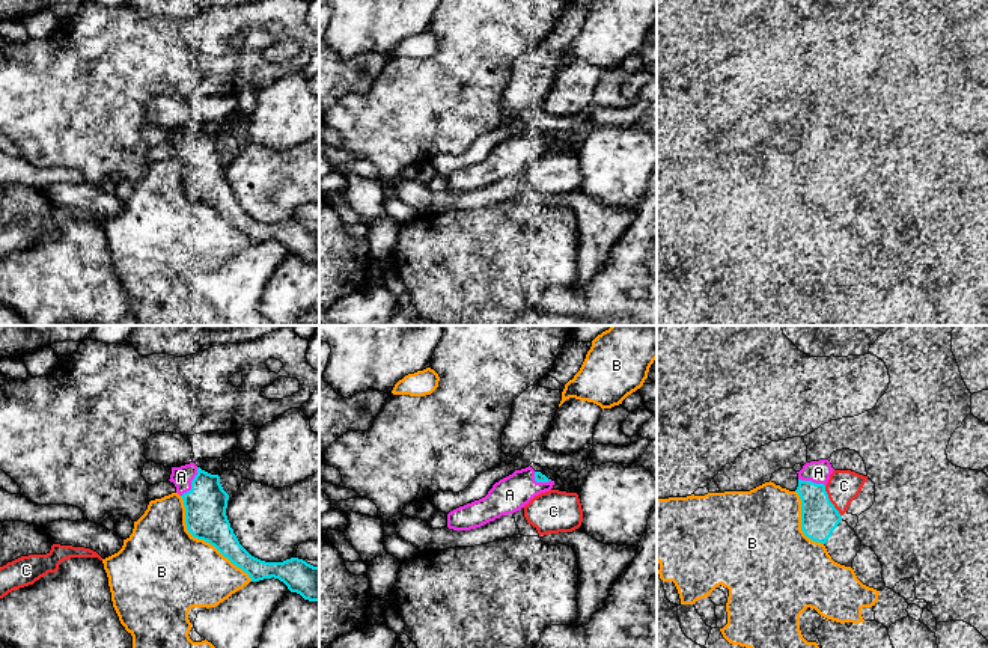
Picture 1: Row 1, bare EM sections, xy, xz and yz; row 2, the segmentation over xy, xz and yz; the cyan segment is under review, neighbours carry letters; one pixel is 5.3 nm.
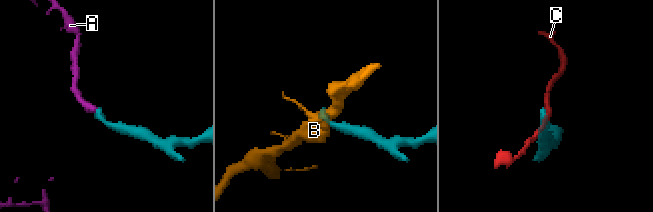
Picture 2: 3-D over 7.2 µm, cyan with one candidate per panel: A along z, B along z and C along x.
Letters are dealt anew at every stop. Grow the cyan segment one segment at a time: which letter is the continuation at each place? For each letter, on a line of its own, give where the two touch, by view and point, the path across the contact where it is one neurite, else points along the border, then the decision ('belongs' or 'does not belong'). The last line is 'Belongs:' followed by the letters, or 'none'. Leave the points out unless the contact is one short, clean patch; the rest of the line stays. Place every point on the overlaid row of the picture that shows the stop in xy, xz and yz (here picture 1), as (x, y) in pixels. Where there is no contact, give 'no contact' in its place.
A: meets cyan in xy at (192, 482); belongs
B: meets cyan in xy at (204, 540); does not belong
C: meets cyan in yz at (829, 501); does not belong
Belongs: A

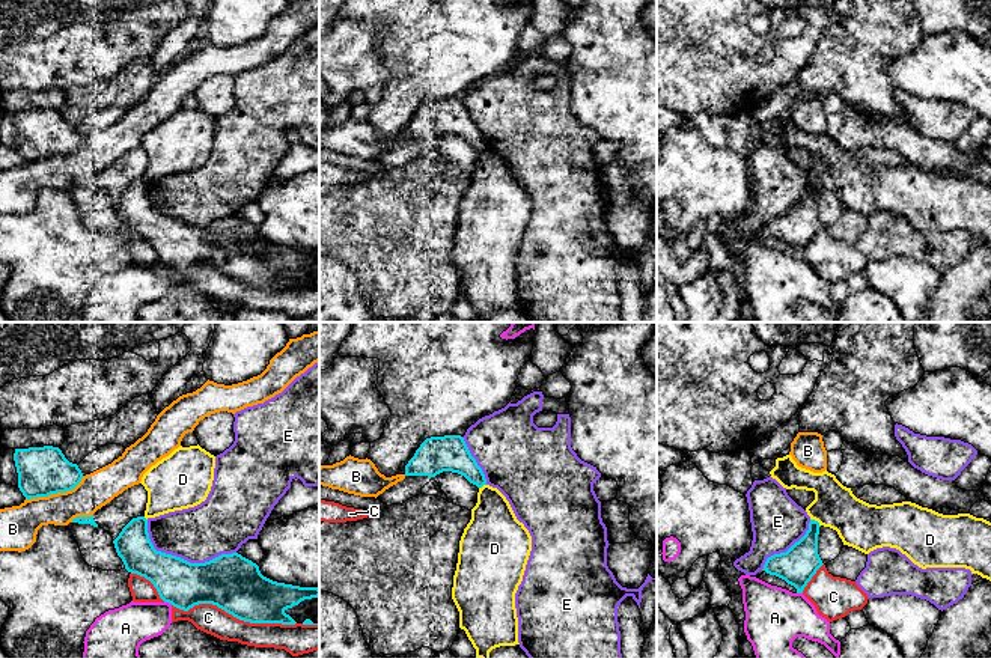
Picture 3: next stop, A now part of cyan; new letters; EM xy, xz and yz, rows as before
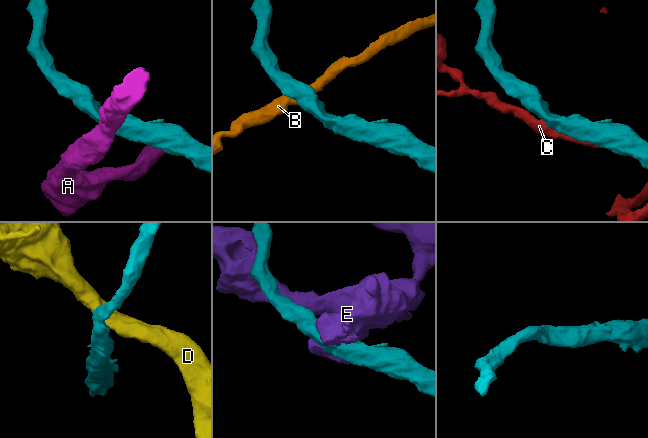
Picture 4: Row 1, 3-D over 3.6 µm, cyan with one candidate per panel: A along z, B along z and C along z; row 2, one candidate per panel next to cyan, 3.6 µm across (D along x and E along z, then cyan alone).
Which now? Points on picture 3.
A: meets cyan in xy at (169, 603); border along xy (164, 601), (172, 604); does not belong
B: meets cyan in xy at (54, 493); does not belong
C: meets cyan in xy at (234, 616); does not belong
D: meets cyan in yz at (817, 521); border along yz (811, 518), (820, 526); does not belong
E: meets cyan in xy at (179, 557); does not belong
Belongs: none

